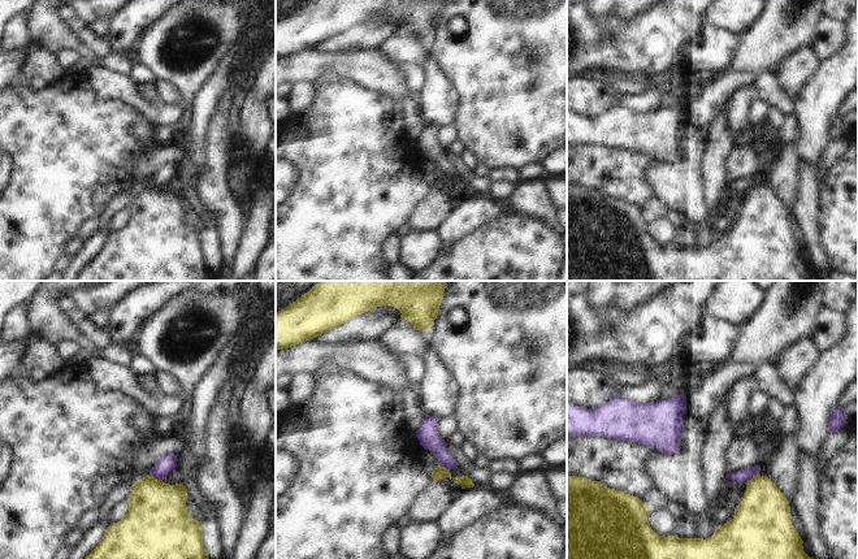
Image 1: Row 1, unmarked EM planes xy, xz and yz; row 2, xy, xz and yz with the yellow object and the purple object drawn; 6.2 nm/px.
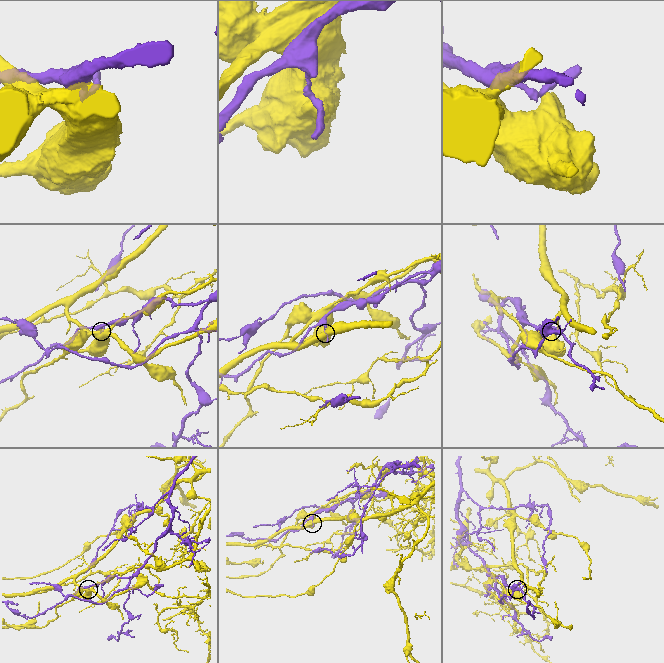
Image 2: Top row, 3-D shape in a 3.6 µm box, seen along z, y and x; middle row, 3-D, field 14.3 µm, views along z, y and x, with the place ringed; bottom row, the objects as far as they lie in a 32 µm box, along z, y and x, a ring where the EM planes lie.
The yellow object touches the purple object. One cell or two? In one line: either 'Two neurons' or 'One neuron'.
Two neurons.

